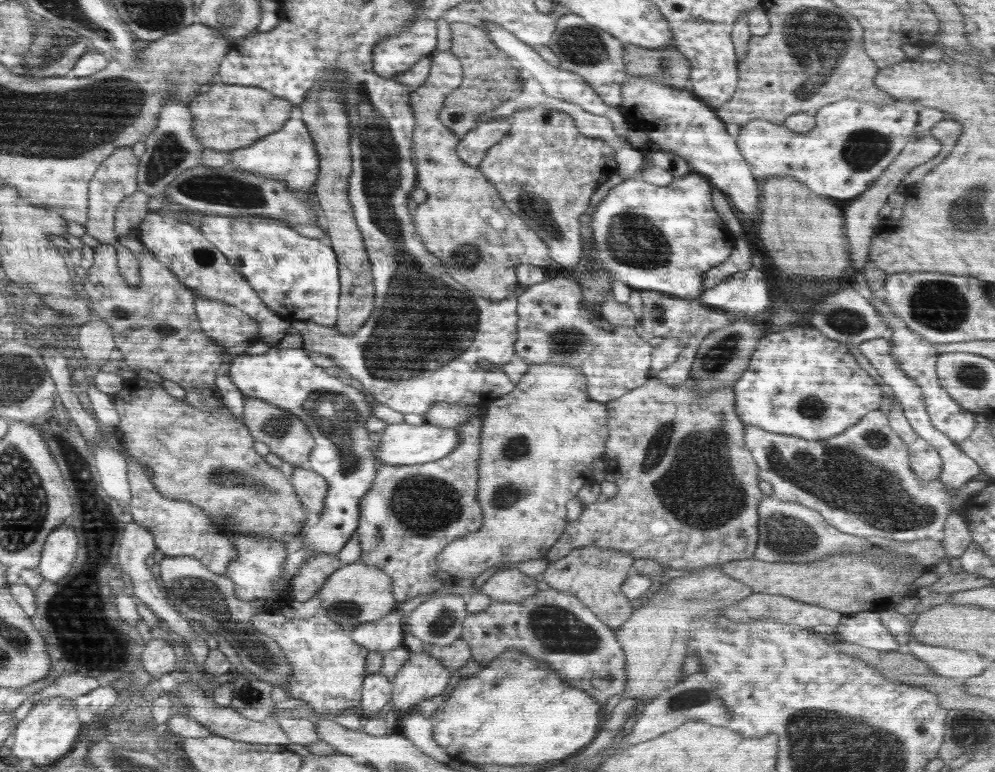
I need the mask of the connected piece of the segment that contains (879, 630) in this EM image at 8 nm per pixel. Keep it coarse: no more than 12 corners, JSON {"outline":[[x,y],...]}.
{"outline":[[876,611],[843,615],[836,640],[898,651]]}

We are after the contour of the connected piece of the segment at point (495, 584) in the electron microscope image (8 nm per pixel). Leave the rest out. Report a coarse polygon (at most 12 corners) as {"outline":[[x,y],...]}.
{"outline":[[500,569],[481,592],[493,601],[520,602],[539,591],[535,577]]}

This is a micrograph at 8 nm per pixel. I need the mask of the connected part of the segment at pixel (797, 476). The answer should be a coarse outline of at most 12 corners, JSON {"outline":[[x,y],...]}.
{"outline":[[880,409],[824,440],[743,425],[781,501],[849,535],[939,538],[977,491],[909,468]]}

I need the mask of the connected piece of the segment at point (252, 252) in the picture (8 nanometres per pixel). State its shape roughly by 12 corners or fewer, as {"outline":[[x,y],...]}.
{"outline":[[268,217],[204,237],[287,321],[337,324],[330,244]]}

